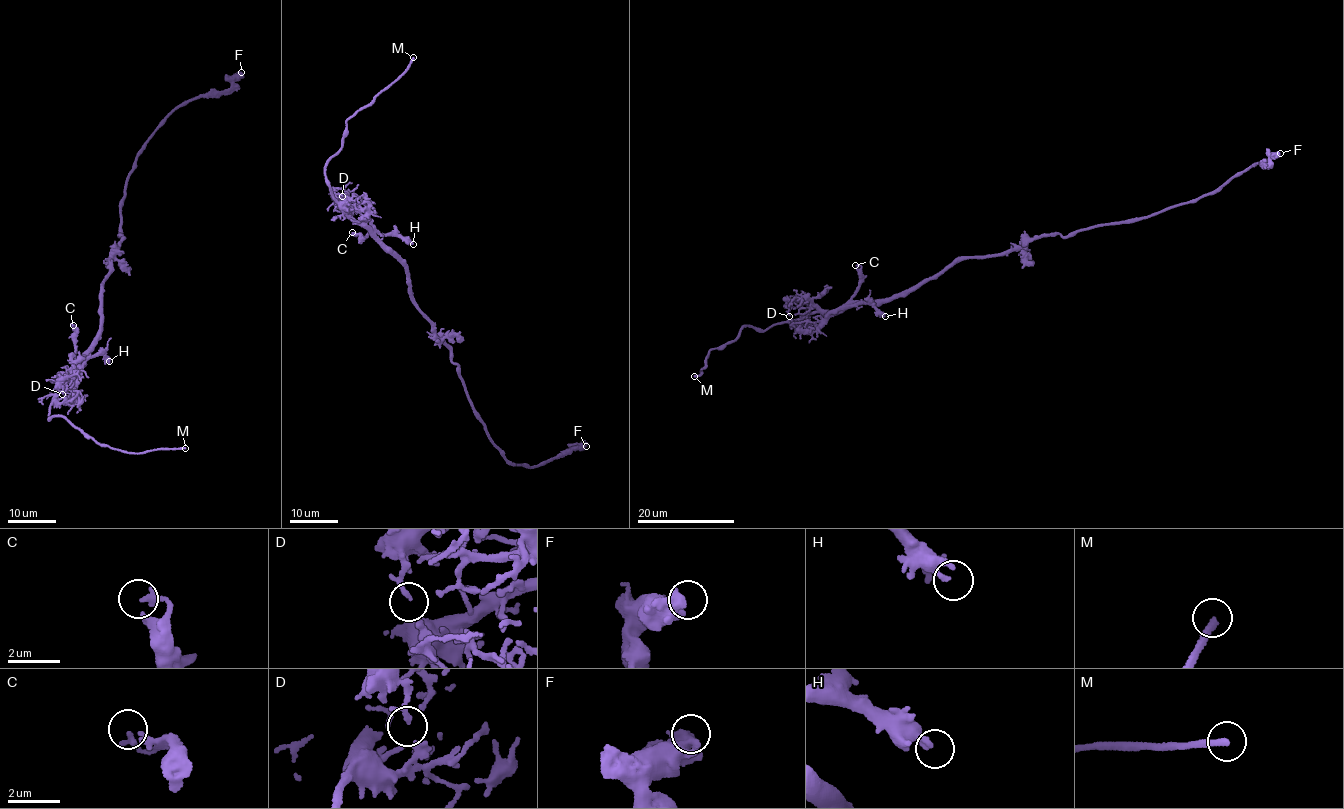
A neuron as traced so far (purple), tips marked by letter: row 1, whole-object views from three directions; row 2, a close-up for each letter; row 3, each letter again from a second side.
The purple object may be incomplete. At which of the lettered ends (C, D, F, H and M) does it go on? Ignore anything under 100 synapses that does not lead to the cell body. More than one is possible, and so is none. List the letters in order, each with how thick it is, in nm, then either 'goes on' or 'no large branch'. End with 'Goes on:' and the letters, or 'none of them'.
C: calibre 240 nm; no large branch
D: calibre 90 nm; no large branch
F: calibre 480 nm; no large branch
H: calibre 180 nm; no large branch
M: calibre 280 nm; goes on
Goes on: M

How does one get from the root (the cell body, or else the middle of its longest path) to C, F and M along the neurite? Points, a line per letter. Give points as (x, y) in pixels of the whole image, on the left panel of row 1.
C: (102, 284), (99, 310), (102, 315), (96, 335), (77, 360), (76, 327), (73, 325)
F: (102, 284), (122, 237), (118, 235), (121, 234), (118, 206), (143, 148), (175, 109), (224, 92), (241, 72)
M: (102, 284), (96, 335), (72, 374), (62, 380), (48, 418), (61, 416), (99, 443), (122, 451), (185, 448)

